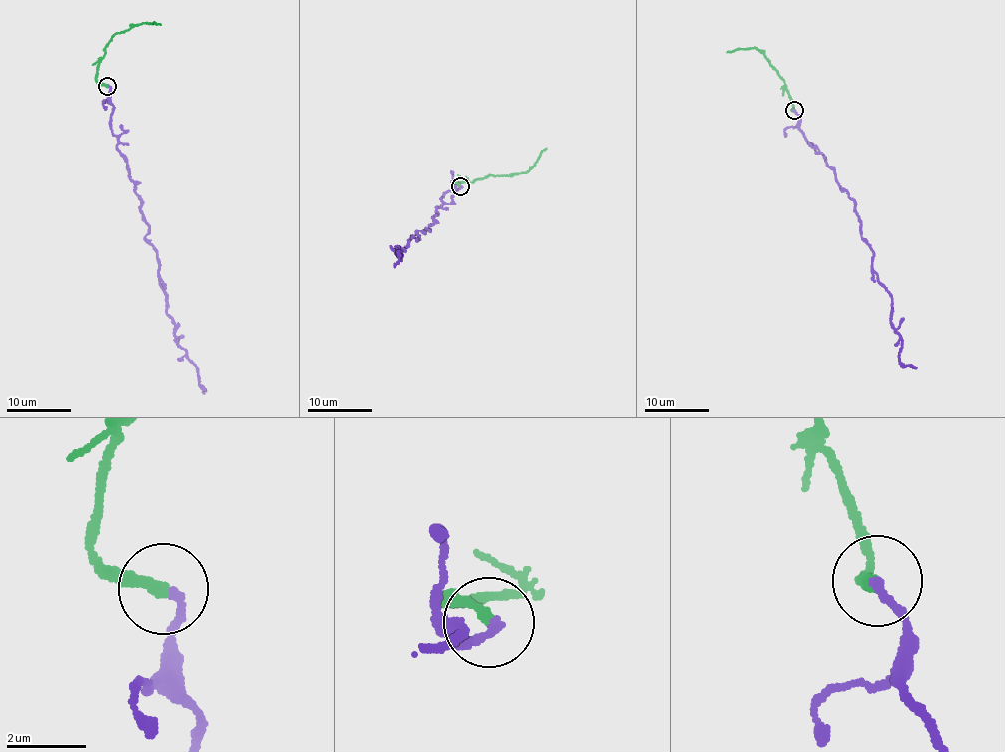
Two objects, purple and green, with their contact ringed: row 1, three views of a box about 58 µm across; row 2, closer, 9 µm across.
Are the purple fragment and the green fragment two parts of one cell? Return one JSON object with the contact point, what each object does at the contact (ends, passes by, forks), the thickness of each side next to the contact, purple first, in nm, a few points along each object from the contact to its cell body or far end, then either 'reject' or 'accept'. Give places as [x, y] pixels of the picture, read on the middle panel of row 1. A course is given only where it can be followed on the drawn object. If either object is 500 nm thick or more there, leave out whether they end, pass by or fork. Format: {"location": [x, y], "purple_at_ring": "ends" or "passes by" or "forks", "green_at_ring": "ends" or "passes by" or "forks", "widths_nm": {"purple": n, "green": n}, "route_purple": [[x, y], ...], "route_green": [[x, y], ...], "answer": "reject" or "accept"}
{"location": [460, 186], "purple_at_ring": "ends", "green_at_ring": "ends", "widths_nm": {"purple": 220, "green": 280}, "route_purple": [[459, 187], [443, 193], [417, 240], [398, 245], [393, 267]], "route_green": [[459, 187], [453, 182], [526, 172], [546, 148]], "answer": "accept"}

